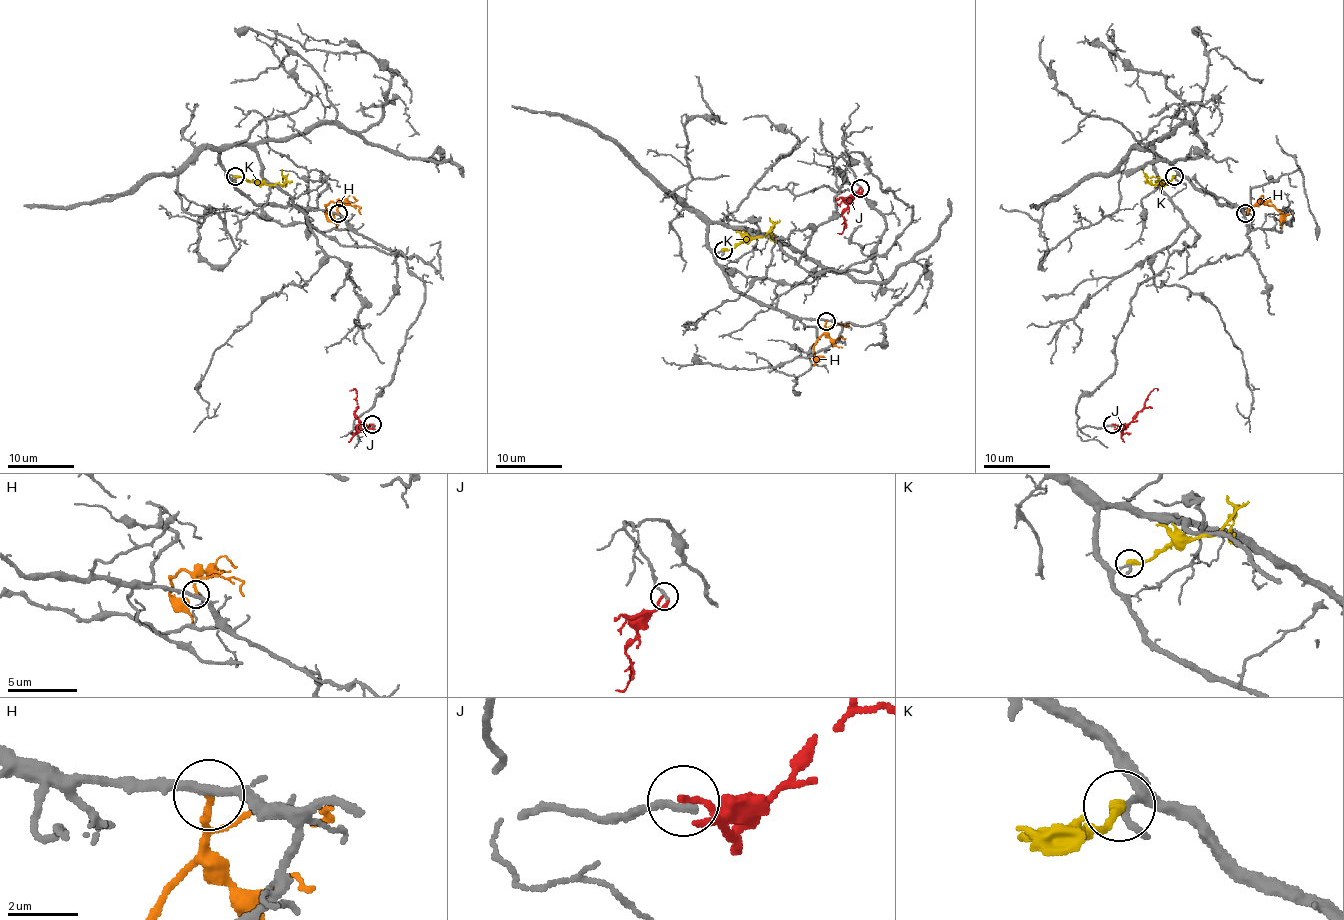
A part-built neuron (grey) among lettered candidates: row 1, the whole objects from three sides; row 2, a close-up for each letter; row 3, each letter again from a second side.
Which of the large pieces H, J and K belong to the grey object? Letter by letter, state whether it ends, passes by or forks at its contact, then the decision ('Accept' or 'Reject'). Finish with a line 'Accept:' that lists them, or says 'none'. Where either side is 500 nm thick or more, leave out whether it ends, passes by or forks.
H: It ends there. Reject
J: It ends there. Reject
K: It ends there. Reject
Accept: none

